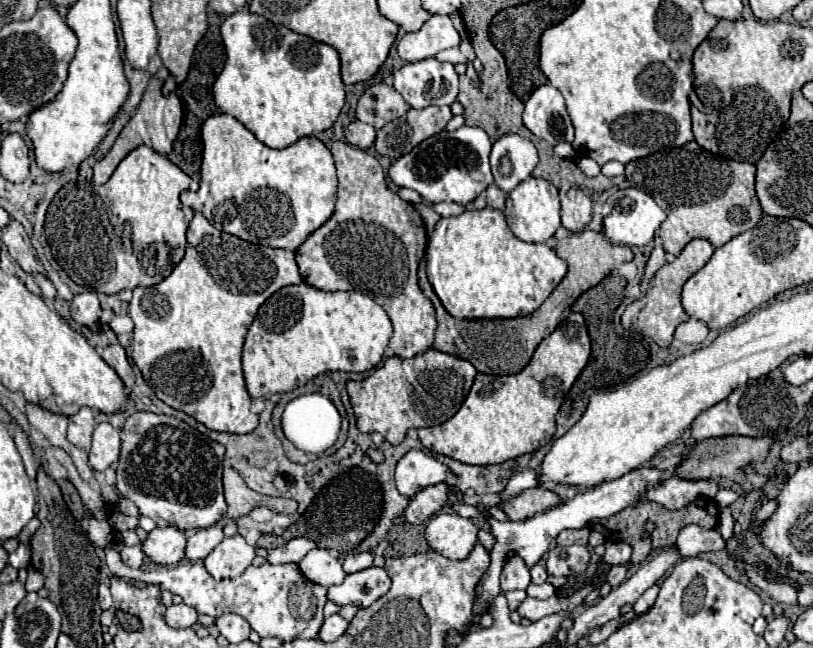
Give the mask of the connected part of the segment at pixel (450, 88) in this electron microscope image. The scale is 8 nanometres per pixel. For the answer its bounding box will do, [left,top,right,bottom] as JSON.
[393,58,459,108]

